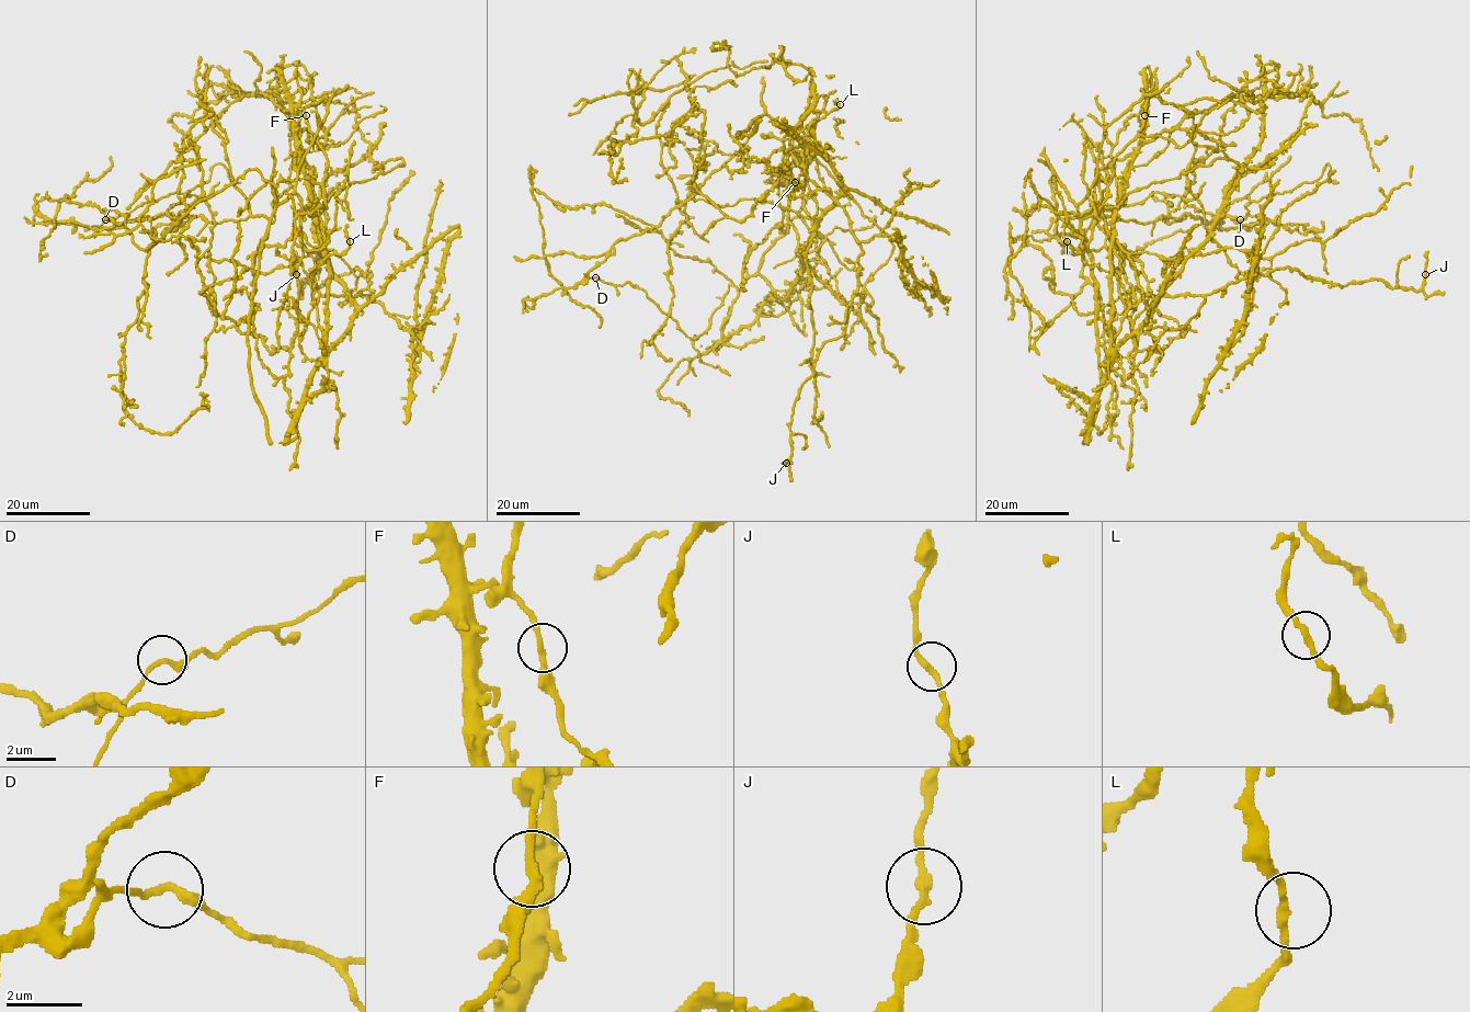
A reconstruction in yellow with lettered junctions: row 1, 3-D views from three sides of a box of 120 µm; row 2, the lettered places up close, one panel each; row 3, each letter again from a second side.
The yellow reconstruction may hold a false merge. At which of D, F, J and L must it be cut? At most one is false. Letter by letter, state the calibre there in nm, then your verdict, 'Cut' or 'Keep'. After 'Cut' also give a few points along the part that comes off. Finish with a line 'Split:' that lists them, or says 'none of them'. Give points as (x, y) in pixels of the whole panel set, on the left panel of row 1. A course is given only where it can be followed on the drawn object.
D: Thickness 240 nm. Cut. Course of the part to remove: (106, 219), (129, 213), (146, 202), (190, 192), (206, 182), (217, 163), (227, 169), (230, 180), (240, 182)
F: Thickness 240 nm. Keep
J: Thickness 220 nm. Keep
L: Thickness 190 nm. Keep
Split: D

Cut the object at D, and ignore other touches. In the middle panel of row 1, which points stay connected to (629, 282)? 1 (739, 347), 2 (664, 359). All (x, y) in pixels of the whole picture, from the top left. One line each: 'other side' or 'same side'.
1: other side
2: other side

